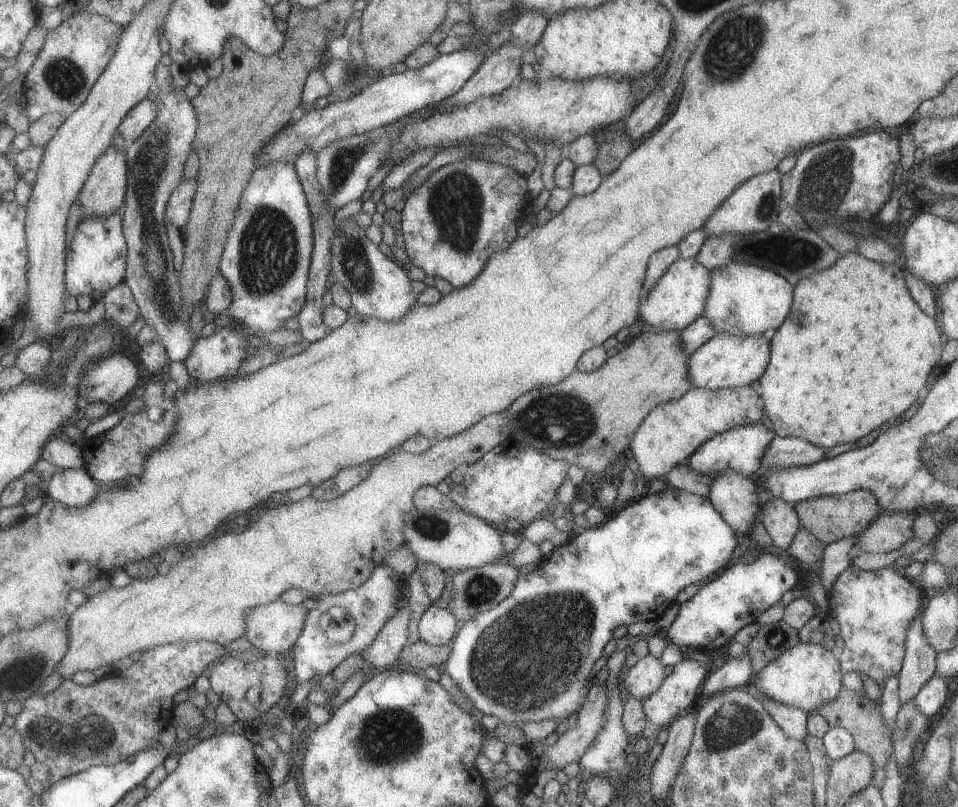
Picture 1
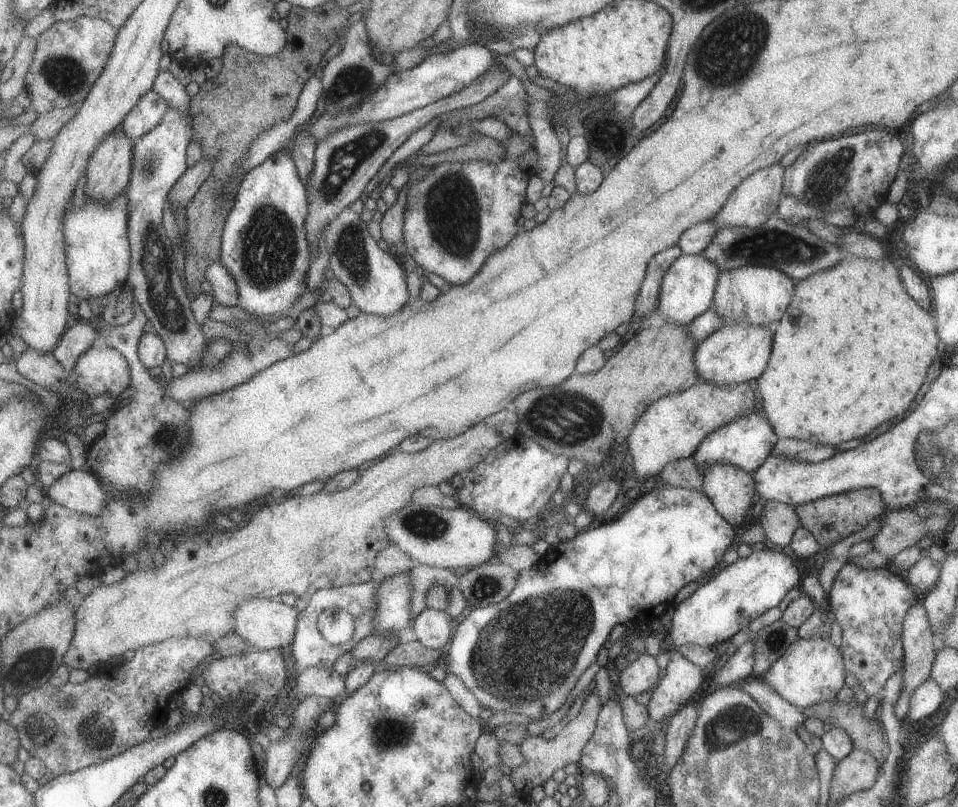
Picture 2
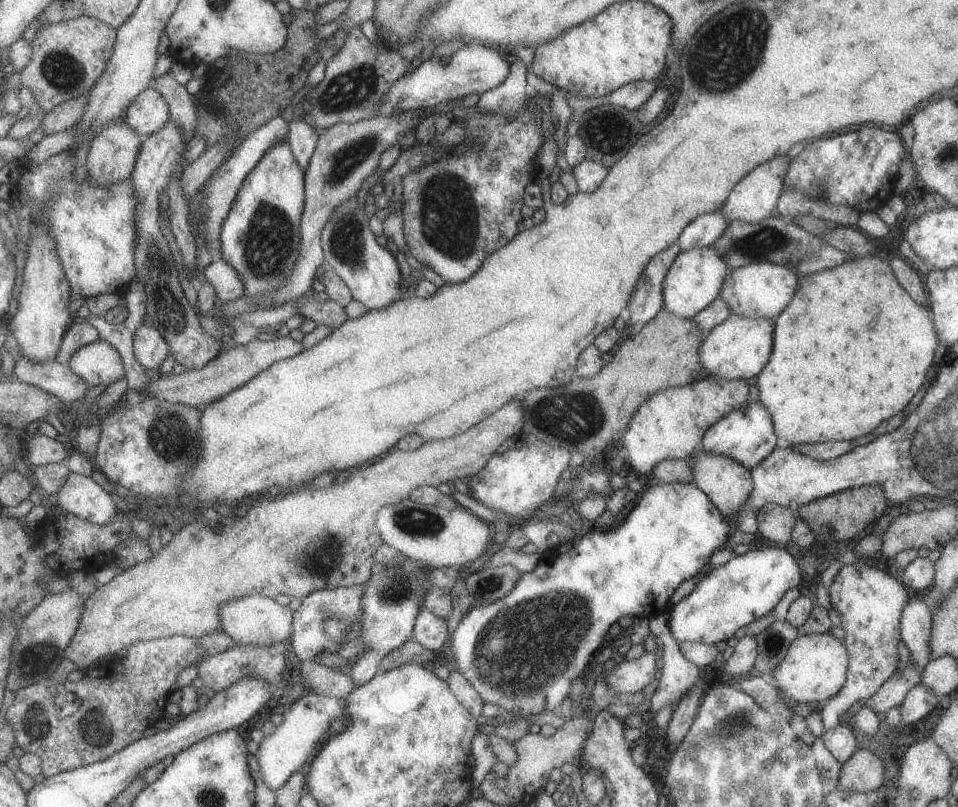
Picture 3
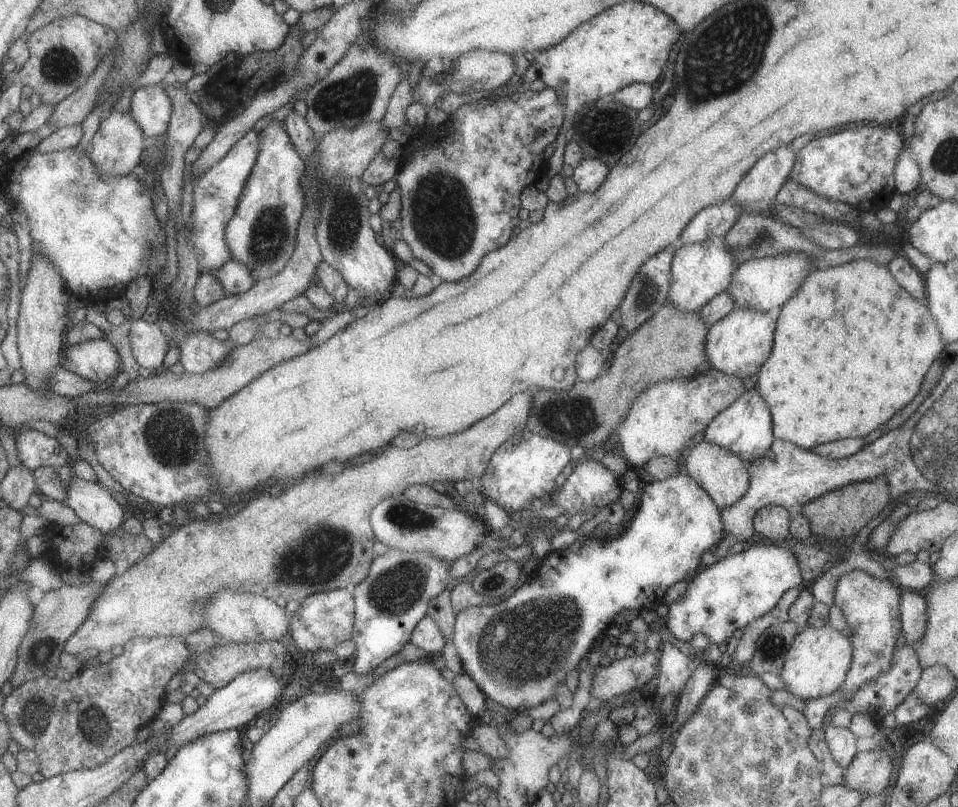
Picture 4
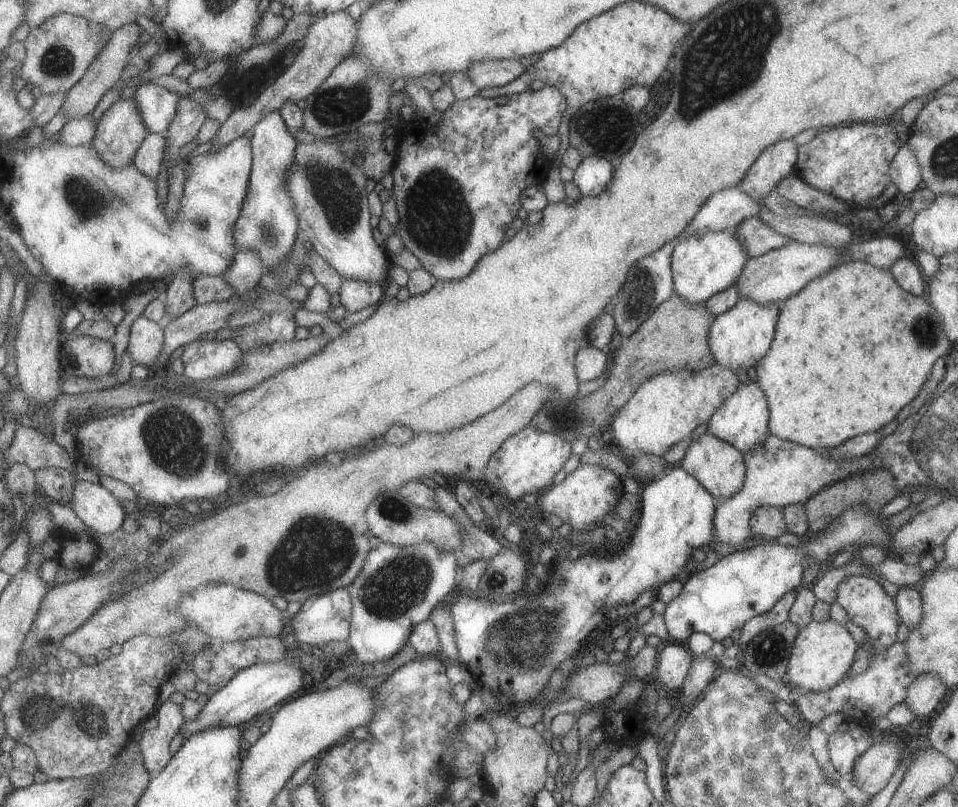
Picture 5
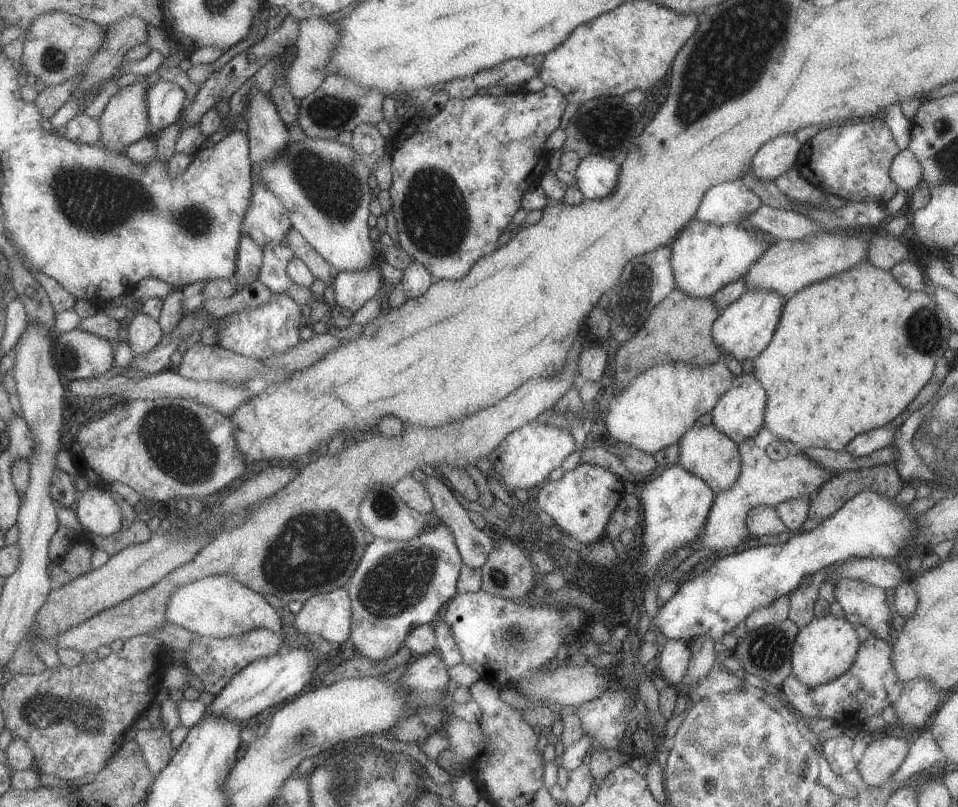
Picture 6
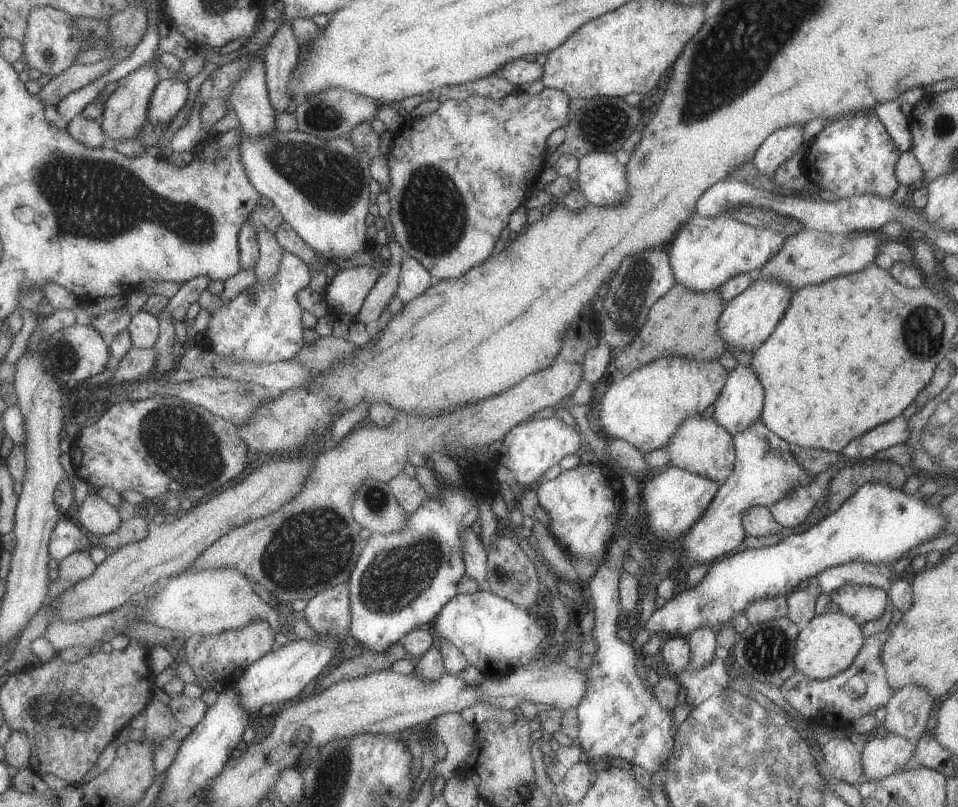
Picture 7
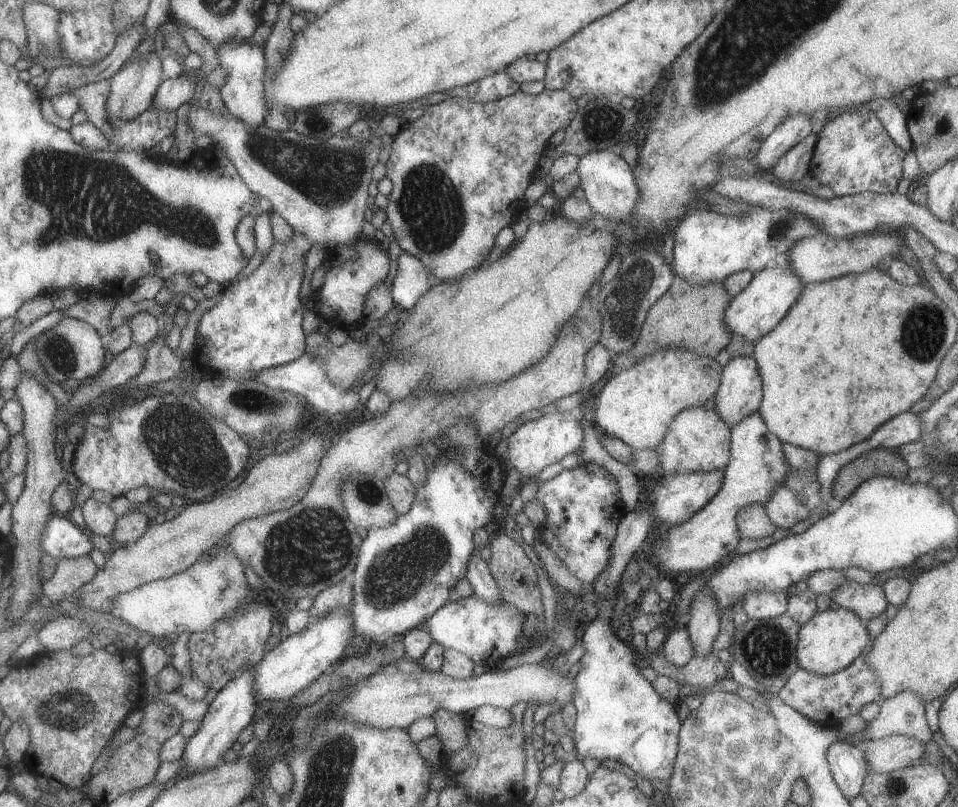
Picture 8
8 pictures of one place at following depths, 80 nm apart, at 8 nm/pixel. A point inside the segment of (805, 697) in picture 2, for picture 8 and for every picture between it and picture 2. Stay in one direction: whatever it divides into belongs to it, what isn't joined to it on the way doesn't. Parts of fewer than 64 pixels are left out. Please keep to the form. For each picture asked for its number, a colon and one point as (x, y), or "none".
3: (814, 668)
4: (815, 665)
5: (822, 653)
6: (825, 648)
7: (827, 644)
8: (830, 640)

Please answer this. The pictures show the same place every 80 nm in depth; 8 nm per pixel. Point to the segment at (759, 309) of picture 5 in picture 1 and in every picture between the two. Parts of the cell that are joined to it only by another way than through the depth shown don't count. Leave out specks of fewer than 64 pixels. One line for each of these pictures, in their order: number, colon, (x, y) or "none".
1: (725, 361)
2: (734, 354)
3: (738, 348)
4: (738, 344)

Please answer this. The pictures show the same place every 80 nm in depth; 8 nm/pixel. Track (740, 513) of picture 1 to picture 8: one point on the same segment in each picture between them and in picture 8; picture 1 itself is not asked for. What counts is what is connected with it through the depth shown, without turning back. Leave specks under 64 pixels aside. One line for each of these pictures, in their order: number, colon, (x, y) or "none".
2: (731, 490)
3: (727, 484)
4: (722, 475)
5: (718, 467)
6: (703, 451)
7: (700, 446)
8: (696, 440)

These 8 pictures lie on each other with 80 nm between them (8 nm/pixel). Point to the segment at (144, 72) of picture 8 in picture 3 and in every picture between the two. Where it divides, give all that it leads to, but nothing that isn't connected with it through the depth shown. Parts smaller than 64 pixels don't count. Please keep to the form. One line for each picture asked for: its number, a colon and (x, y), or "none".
3: (112, 156)
4: (117, 147)
5: (120, 131)
6: (124, 120)
7: (125, 112)

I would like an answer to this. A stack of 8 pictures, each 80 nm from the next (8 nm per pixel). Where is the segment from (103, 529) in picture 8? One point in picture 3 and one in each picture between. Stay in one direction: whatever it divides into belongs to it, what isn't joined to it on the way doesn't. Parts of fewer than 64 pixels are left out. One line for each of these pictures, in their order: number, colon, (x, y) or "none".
3: (80, 494)
4: (95, 505)
5: (99, 508)
6: (97, 508)
7: (96, 515)

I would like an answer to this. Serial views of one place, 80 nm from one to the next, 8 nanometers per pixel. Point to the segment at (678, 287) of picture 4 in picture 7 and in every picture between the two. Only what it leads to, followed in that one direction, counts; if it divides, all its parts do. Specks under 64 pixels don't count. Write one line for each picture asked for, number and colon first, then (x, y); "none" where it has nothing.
5: (701, 266)
6: (704, 258)
7: (707, 251)

